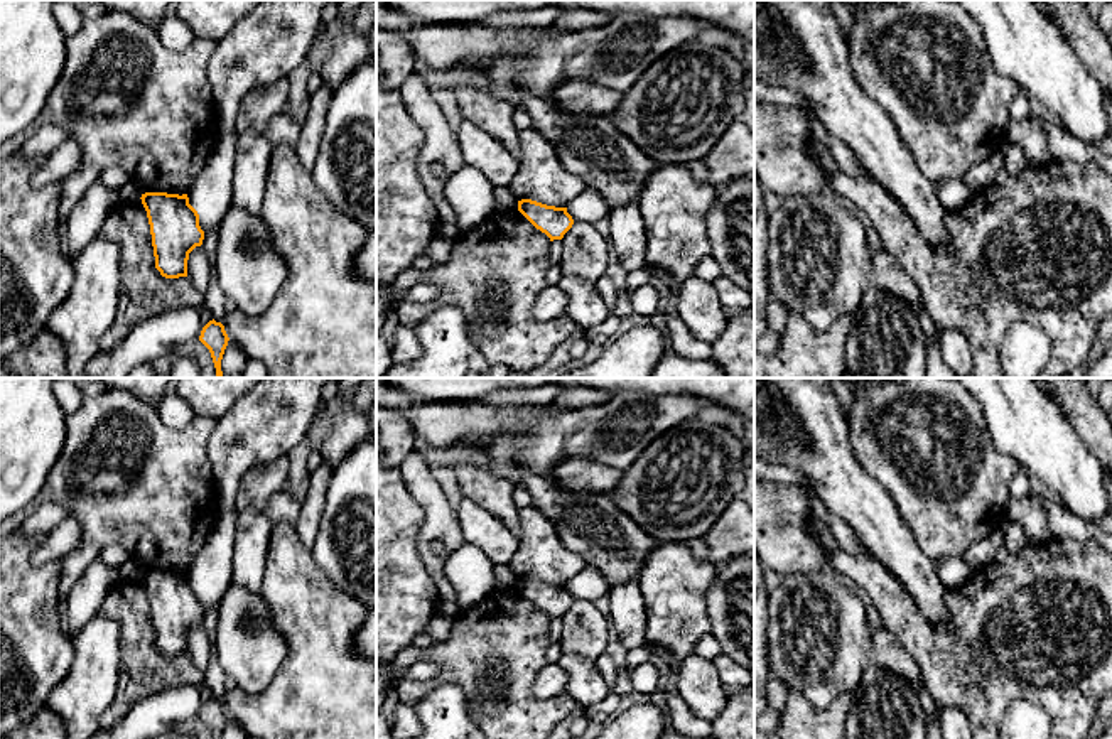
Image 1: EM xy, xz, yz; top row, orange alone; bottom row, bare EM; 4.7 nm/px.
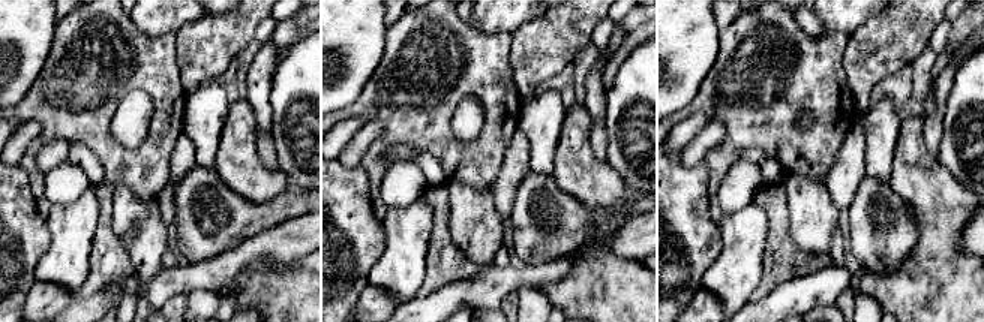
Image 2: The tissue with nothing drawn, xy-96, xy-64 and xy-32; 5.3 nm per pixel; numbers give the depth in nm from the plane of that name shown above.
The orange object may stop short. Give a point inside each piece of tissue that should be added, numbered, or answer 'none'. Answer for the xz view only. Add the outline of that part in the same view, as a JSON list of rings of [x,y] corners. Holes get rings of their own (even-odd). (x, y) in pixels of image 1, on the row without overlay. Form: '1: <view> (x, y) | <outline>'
none

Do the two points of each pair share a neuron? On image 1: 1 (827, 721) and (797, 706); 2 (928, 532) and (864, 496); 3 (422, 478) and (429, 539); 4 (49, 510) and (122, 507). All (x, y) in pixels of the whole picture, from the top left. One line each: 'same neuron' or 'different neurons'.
1: same neuron
2: different neurons
3: same neuron
4: different neurons

